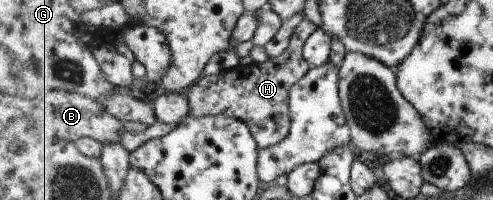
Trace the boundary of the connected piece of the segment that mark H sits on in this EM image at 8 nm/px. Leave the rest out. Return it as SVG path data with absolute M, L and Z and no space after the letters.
M304 16L297 30L294 31L290 46L278 58L271 58L266 63L254 63L248 66L240 64L237 70L230 69L222 72L222 74L204 74L186 93L186 96L189 97L190 116L202 118L208 115L226 115L245 121L256 137L260 148L268 148L278 141L285 139L291 129L291 110L289 109L290 91L310 72L312 65L310 61L305 59L303 51L306 41L316 32L316 29L318 27Z

